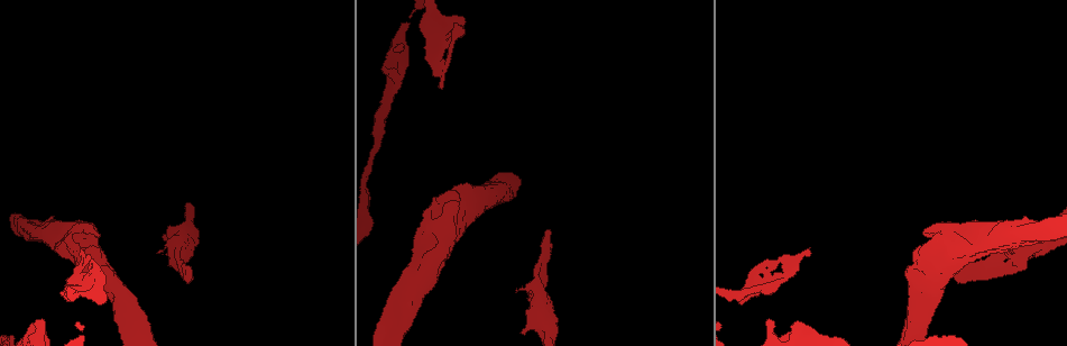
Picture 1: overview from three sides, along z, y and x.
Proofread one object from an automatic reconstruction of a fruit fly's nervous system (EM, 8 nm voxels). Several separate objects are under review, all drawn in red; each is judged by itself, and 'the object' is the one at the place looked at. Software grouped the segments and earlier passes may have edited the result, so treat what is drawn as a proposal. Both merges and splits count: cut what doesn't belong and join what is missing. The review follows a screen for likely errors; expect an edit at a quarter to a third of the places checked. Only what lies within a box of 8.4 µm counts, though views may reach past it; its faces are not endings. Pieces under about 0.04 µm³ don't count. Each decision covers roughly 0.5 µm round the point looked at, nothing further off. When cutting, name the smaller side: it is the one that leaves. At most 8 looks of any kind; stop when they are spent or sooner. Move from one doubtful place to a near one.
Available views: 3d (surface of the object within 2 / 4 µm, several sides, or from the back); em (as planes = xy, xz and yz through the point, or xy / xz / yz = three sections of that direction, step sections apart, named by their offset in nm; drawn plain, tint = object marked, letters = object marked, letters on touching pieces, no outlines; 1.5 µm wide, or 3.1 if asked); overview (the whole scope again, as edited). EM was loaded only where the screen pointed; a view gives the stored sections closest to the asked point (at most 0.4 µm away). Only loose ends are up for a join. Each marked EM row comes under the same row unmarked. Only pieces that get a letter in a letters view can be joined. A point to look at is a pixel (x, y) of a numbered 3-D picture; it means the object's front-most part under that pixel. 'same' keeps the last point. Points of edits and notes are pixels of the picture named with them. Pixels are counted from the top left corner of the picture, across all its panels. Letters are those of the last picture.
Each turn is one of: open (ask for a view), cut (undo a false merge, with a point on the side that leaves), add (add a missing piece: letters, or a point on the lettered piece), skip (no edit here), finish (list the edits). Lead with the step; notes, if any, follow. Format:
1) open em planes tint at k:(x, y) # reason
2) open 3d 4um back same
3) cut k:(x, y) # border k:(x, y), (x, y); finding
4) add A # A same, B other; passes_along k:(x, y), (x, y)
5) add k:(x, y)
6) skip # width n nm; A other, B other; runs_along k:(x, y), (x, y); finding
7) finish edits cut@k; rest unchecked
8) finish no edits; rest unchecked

open 3d 2um at 1:(396, 72) # an open end

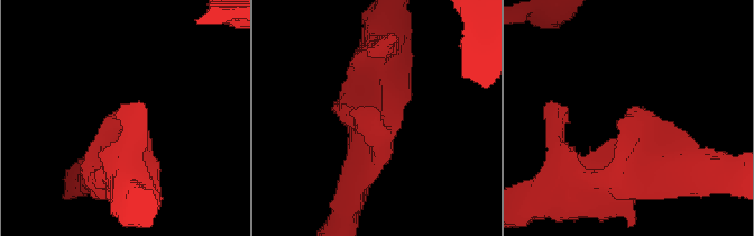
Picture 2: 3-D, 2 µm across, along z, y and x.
open em xz step 4 letters at 2:(631, 109)

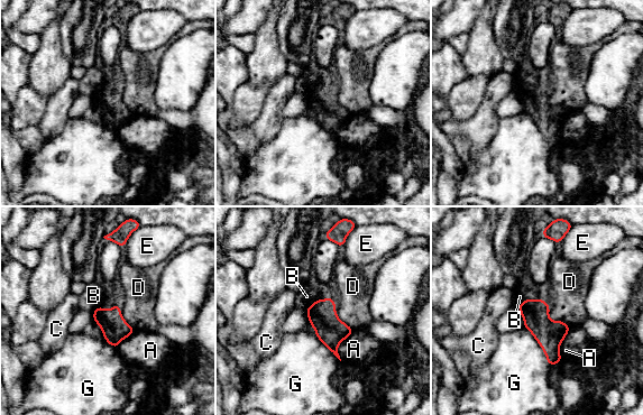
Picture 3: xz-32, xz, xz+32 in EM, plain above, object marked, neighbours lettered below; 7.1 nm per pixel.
skip # A other, B other, C other, D other, E other, G other; border 3:(332, 297), (336, 314), (354, 331); no lettered piece goes on from it

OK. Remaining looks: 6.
open 3d 4um at 1:(100, 265) # an open end

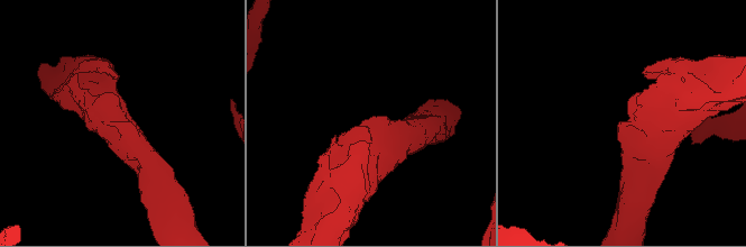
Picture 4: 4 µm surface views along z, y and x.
open em xy step 4 letters at 4:(375, 117) # now the EM

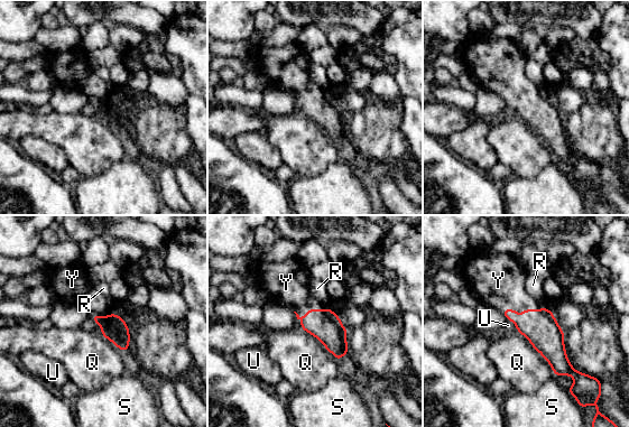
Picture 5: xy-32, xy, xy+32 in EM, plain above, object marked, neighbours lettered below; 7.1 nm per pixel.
add Y # Q other, R other, S other, U other, Y same; passes_along 5:(325, 325), (310, 309), (287, 282); it goes on there

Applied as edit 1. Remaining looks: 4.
open overview # see it whole again

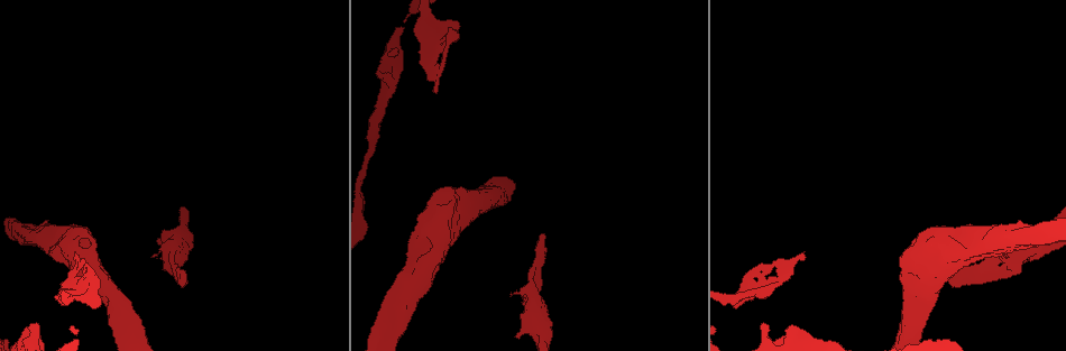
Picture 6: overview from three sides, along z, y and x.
open 3d 2um at 6:(184, 275)

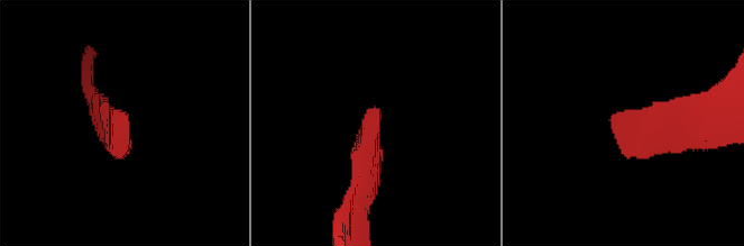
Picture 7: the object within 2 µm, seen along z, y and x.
open em planes letters at 7:(370, 108) # now the EM

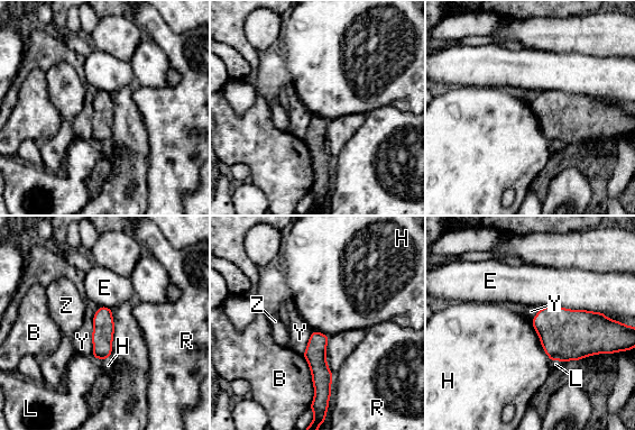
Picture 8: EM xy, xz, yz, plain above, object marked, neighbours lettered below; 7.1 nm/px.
skip # B other, E other, H other, L other, R other, Y other, Z other; border 8:(99, 307), (93, 317), (91, 355); no lettered piece goes on from it

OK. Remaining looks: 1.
finish edits add@5; rest unchecked

